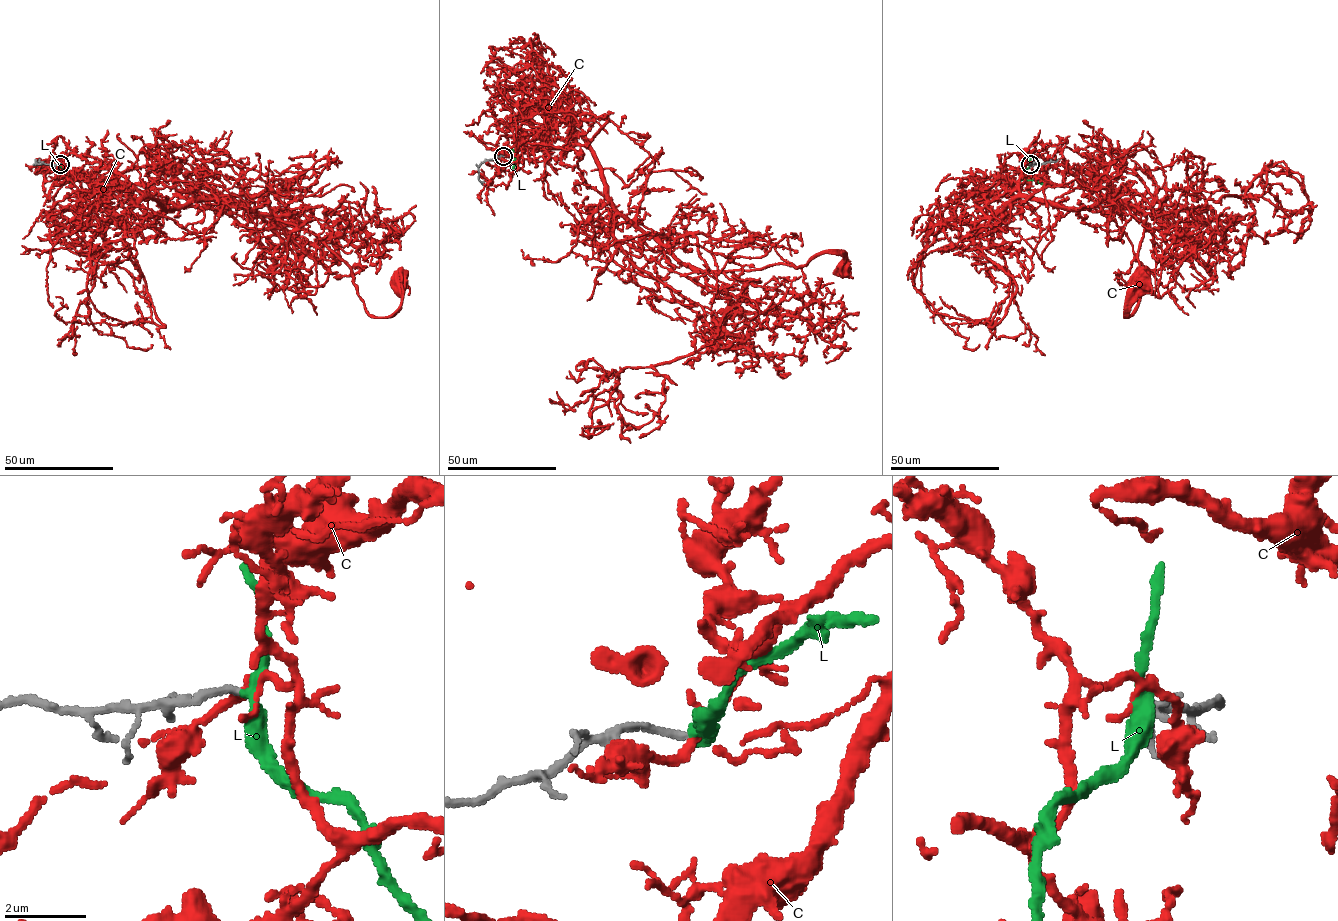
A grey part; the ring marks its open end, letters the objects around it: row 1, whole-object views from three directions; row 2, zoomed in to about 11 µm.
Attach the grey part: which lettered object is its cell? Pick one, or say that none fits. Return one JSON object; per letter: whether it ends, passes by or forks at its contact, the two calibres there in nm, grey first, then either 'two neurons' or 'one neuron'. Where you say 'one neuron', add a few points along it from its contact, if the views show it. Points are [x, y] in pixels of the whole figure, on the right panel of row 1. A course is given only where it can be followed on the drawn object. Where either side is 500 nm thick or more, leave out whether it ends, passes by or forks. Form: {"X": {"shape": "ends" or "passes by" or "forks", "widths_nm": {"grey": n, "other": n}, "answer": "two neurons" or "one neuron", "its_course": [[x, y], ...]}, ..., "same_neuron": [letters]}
{"C": {"shape": "forks", "widths_nm": {"grey": 180, "other": 190}, "answer": "two neurons"}, "L": {"shape": "passes by", "widths_nm": {"grey": 180, "other": 280}, "answer": "one neuron", "its_course": [[1030, 163], [1023, 178], [1042, 184]]}, "same_neuron": ["L"]}

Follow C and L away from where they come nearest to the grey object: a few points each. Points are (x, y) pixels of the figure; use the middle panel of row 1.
C: (504, 156), (521, 144), (532, 149), (586, 146), (607, 199), (694, 269), (795, 268), (838, 252), (843, 271)
L: (504, 156), (514, 149), (513, 168)

